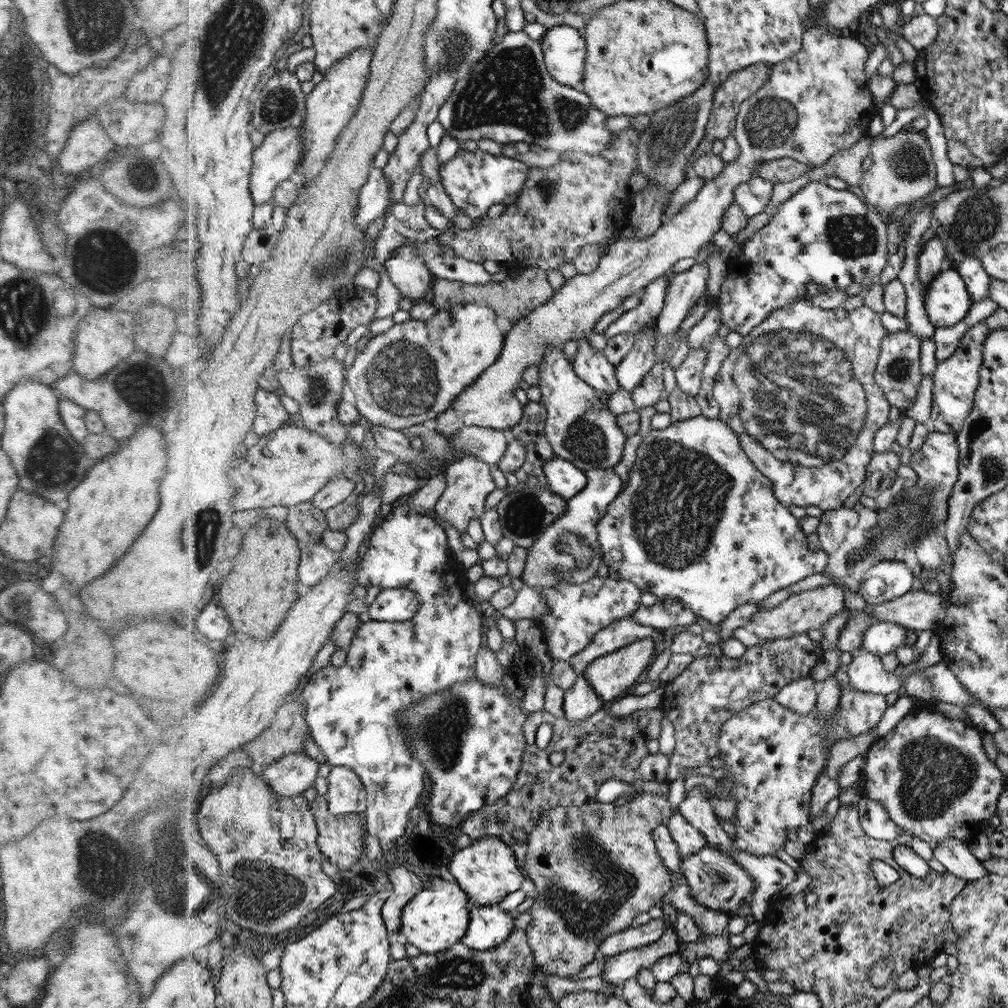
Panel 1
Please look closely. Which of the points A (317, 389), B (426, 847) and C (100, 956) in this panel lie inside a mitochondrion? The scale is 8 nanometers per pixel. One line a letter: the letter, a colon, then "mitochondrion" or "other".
A: mitochondrion
B: other
C: other

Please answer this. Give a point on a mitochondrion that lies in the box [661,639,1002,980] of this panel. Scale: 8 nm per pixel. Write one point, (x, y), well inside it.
(933, 773)

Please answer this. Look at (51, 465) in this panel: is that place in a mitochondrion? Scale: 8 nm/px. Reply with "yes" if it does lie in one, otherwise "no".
yes

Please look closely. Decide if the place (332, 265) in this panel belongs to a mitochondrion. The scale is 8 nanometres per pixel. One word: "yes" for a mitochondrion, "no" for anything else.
yes

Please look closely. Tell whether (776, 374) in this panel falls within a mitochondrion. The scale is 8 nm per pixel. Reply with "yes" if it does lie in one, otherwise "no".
yes

